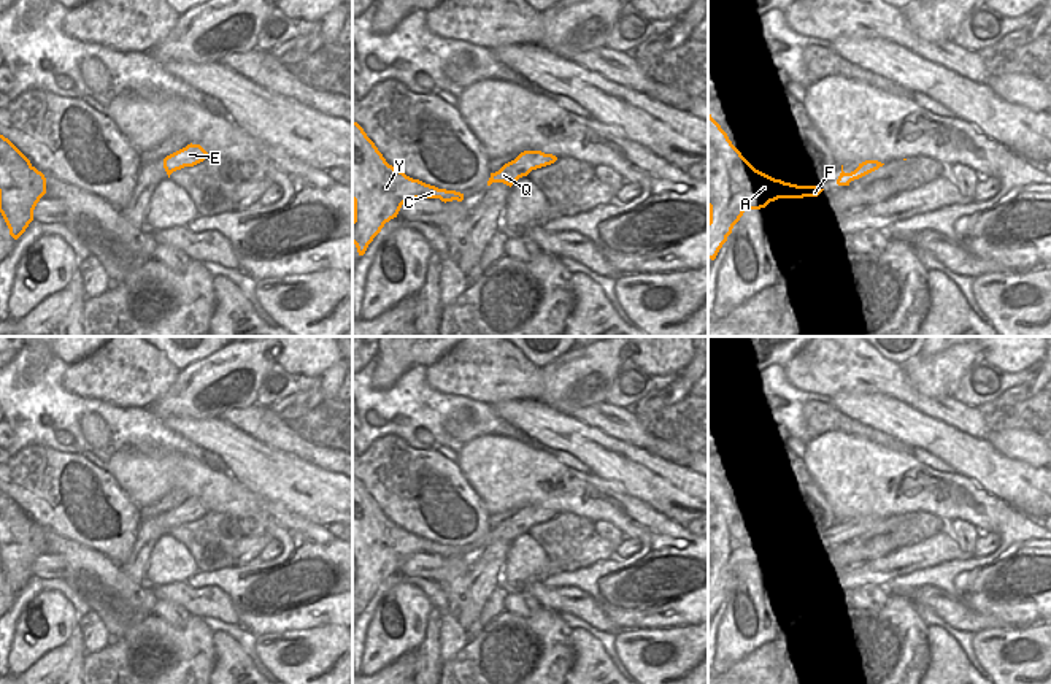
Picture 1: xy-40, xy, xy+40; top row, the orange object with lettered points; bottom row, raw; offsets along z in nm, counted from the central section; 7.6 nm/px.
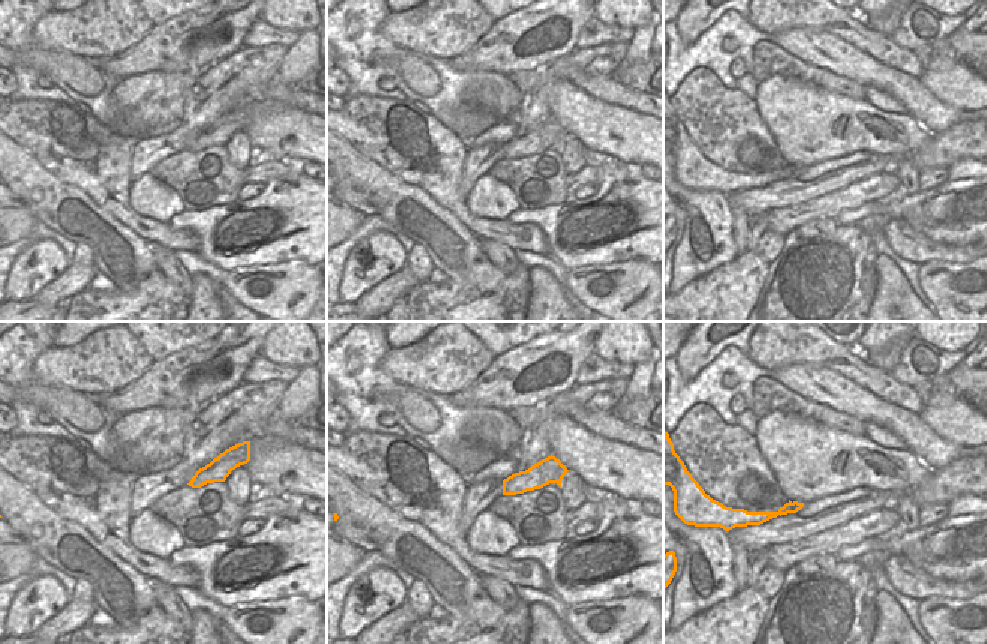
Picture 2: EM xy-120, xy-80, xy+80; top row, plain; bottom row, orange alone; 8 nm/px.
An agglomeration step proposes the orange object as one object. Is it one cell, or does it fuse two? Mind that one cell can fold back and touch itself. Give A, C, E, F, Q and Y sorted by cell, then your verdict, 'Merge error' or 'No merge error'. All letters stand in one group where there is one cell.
Groups: A C F Y / E Q. Merge error

